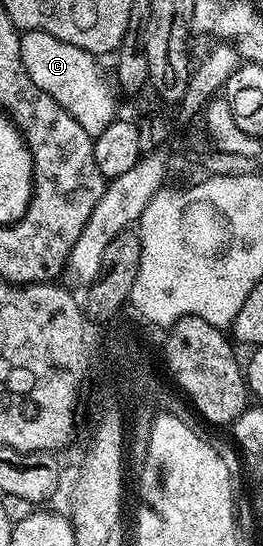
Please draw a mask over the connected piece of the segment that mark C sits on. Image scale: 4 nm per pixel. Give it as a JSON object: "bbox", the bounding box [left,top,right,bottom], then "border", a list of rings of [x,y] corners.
{"bbox":[19,30,114,138],"border":[[[27,30],[21,33],[19,56],[34,84],[60,107],[65,108],[88,135],[93,138],[101,135],[114,121],[114,102],[109,88],[100,76],[95,55],[58,40],[49,33]]]}

